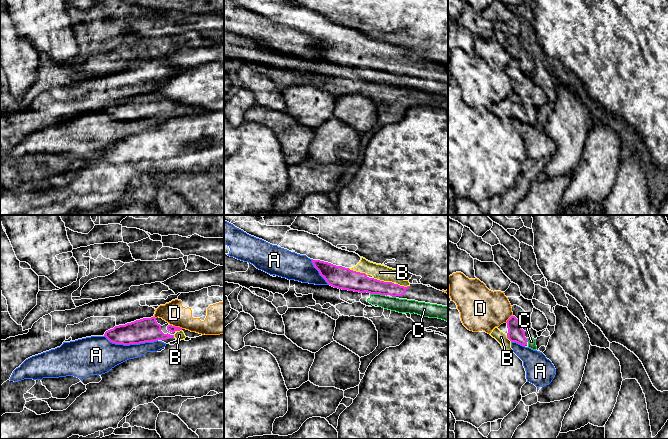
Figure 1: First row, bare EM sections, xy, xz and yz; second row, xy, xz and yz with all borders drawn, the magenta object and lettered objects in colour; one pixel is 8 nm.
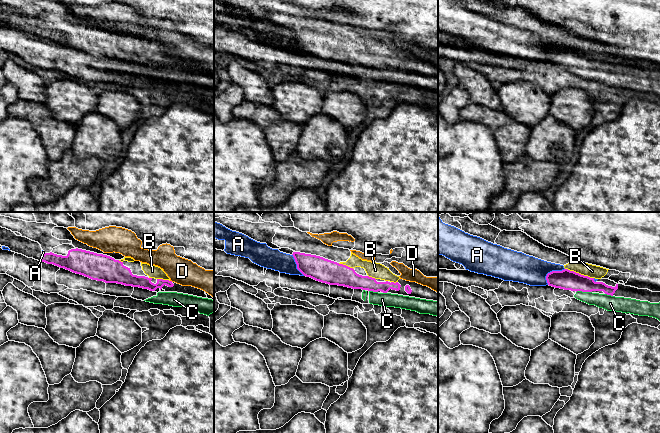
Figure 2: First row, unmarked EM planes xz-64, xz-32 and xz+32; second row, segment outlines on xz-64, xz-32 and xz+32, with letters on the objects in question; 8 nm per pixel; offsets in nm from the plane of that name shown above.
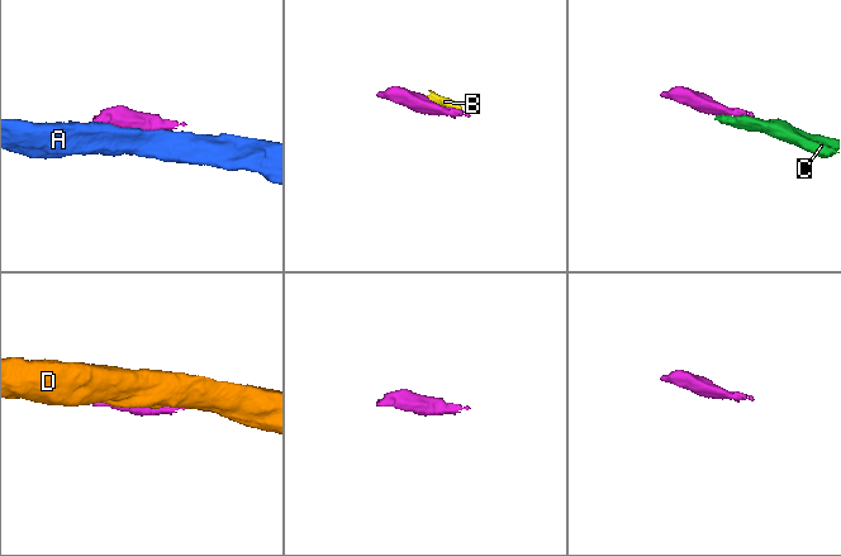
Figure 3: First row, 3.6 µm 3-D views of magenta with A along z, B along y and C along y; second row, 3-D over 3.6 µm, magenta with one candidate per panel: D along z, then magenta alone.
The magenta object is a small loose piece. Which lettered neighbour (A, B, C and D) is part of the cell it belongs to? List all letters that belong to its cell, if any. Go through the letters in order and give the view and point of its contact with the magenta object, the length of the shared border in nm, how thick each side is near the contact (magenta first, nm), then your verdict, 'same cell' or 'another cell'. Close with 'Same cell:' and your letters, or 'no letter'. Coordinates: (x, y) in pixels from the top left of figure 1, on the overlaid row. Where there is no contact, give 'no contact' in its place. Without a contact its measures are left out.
A: meets magenta in xy at (131, 343); contact 440 nm long; 190 nm thick on the magenta side, 260 nm on the other; another cell
B: meets magenta in xz at (383, 281); contact 180 nm long; 160 nm thick on the magenta side, 130 nm on the other; same cell
C: meets magenta in xz at (377, 293); contact 120 nm long; 170 nm thick on the magenta side, 110 nm on the other; same cell
D: meets magenta in xy at (178, 327); contact 80 nm long; 50 nm thick on the magenta side, 180 nm on the other; another cell
Same cell: B, C

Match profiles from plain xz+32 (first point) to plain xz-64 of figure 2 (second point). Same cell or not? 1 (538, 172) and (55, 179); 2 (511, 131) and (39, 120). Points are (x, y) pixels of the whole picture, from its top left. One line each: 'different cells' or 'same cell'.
1: same cell
2: same cell

